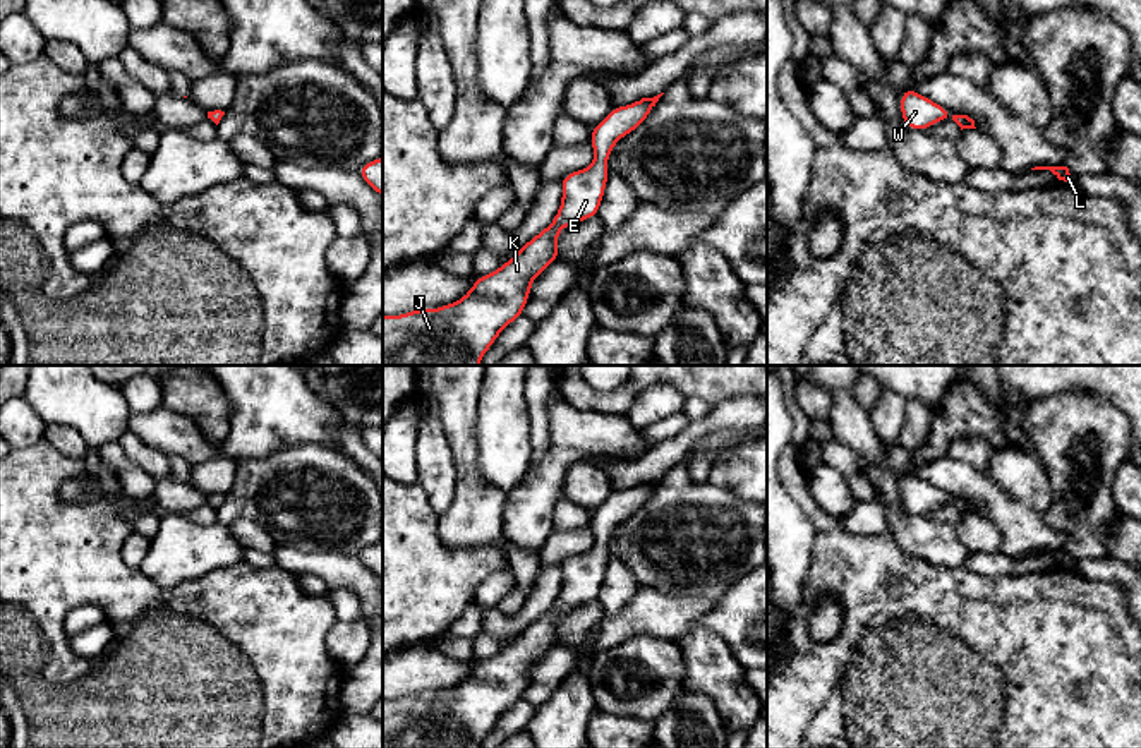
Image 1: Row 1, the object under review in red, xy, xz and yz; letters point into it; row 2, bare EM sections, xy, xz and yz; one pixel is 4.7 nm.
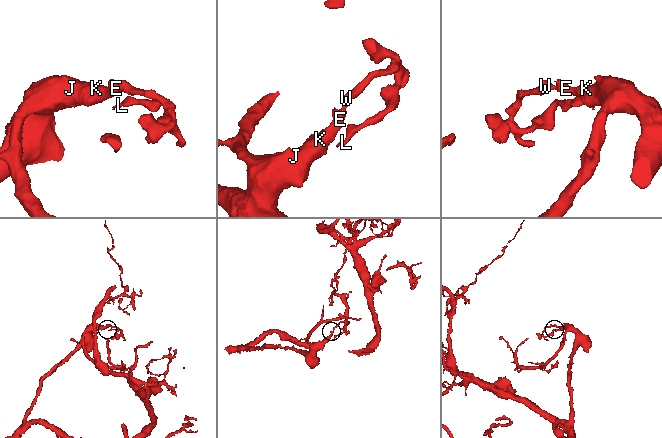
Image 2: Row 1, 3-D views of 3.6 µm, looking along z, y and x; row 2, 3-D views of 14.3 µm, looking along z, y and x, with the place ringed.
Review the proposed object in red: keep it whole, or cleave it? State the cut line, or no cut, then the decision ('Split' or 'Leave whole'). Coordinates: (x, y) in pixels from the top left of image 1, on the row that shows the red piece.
No split. Leave whole

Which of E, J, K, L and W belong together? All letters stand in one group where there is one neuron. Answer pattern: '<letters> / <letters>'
E J K L W

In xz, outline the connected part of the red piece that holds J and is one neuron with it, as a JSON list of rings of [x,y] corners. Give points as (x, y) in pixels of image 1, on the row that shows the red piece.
[[[662,94],[642,98],[626,106],[614,106],[602,122],[592,127],[590,144],[595,161],[583,170],[563,177],[563,199],[552,223],[530,238],[494,273],[477,276],[477,281],[465,297],[439,309],[419,309],[401,316],[383,316],[383,365],[479,365],[482,355],[492,347],[499,333],[516,317],[523,316],[532,281],[559,257],[559,232],[564,226],[599,214],[609,177],[606,163],[614,144],[640,127]]]

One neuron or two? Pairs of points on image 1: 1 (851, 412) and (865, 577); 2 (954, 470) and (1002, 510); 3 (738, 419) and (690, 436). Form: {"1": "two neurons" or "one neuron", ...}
{"1": "two neurons", "2": "one neuron", "3": "one neuron"}

